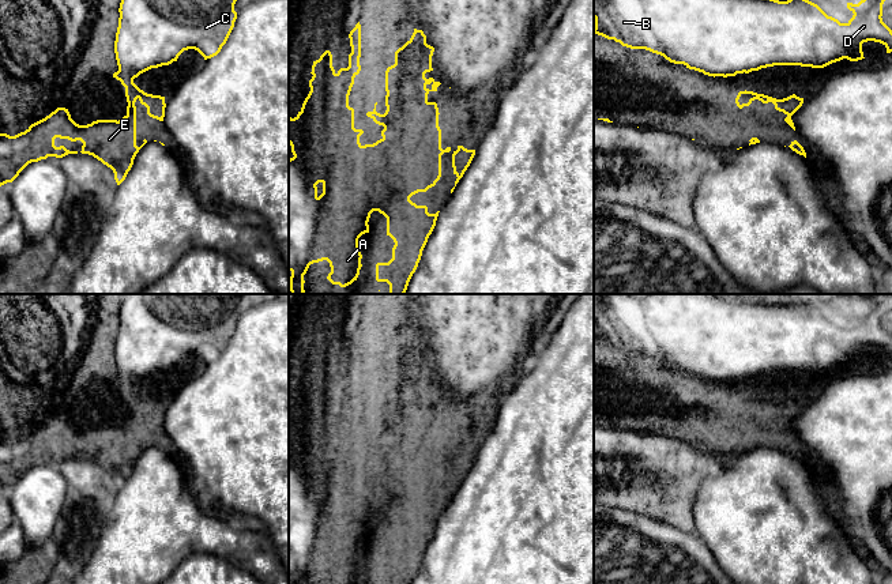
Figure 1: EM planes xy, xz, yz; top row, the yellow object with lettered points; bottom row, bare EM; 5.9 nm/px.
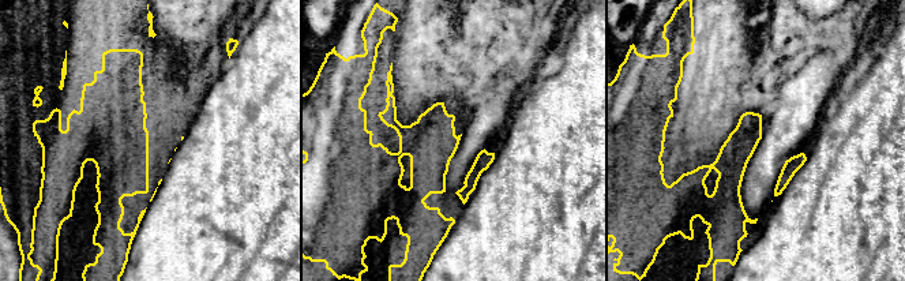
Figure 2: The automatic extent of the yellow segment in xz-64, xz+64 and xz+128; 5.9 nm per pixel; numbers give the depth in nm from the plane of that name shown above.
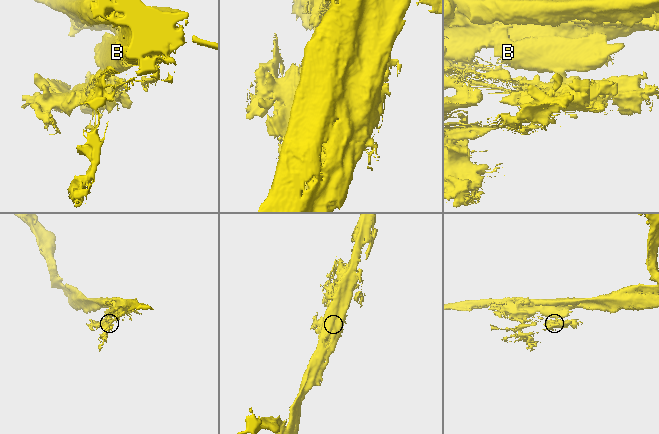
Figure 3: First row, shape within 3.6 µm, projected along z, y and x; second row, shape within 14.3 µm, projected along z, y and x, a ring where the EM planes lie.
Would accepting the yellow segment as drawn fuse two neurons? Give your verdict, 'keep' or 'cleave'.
keep

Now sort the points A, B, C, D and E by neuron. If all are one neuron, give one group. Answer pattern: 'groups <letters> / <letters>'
groups A B C D E

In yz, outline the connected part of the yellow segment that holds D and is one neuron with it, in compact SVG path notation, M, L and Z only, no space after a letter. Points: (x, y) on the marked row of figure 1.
M594 0L594 33L631 49L660 54L670 63L684 64L714 78L749 74L774 65L824 68L843 59L865 59L862 44L867 41L880 42L887 48L887 53L892 52L892 30L881 18L884 1L847 3L854 15L847 23L840 23L809 0Z

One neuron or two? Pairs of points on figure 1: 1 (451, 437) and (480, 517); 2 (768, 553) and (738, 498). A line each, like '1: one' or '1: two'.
1: two
2: one

